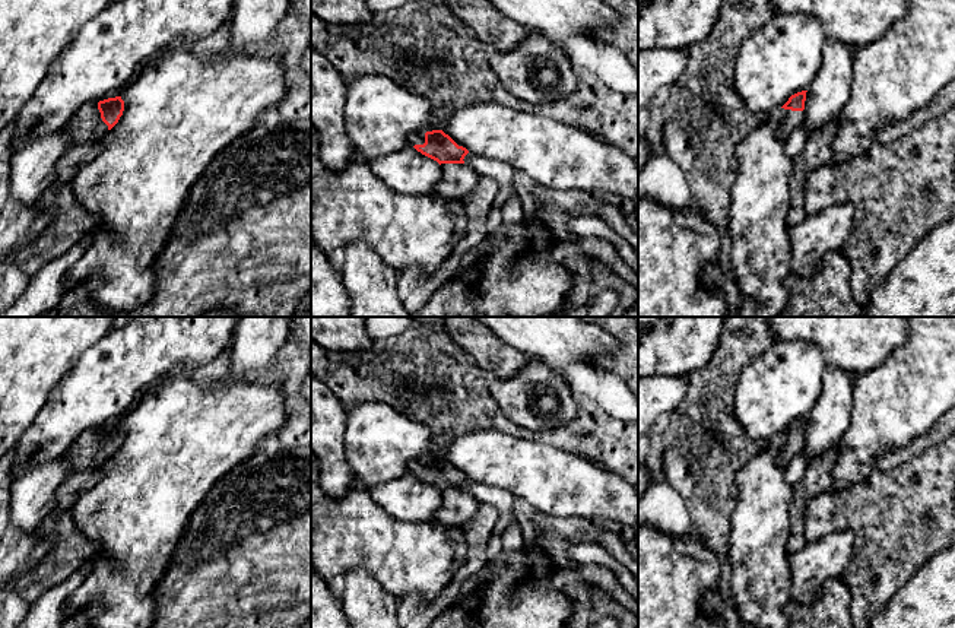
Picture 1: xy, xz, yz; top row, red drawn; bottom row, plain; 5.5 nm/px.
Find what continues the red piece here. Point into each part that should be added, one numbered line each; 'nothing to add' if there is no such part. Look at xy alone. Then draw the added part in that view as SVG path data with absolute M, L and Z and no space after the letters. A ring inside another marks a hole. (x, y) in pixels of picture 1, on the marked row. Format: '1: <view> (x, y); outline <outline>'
1: xy (86, 124); outline M98 102L83 105L66 124L64 131L70 139L70 148L85 145L108 131L102 121Z

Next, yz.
1: yz (784, 120); outline M780 108L774 115L774 126L777 134L781 137L787 137L797 126L803 121L803 111L791 111Z

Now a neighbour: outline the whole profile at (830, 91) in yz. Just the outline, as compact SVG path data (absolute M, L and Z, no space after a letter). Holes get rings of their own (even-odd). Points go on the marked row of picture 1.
M826 38L824 60L806 89L802 126L808 137L825 124L834 124L851 92L853 50L848 44L835 38Z

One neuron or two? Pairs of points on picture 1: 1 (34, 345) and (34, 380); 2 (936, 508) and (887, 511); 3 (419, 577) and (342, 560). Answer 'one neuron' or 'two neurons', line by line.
1: one neuron
2: one neuron
3: one neuron

